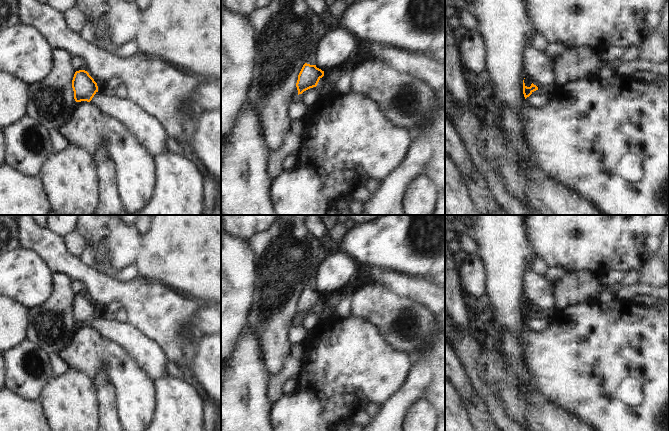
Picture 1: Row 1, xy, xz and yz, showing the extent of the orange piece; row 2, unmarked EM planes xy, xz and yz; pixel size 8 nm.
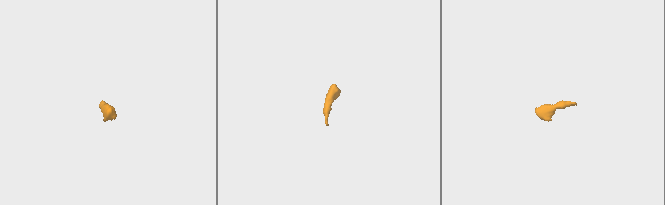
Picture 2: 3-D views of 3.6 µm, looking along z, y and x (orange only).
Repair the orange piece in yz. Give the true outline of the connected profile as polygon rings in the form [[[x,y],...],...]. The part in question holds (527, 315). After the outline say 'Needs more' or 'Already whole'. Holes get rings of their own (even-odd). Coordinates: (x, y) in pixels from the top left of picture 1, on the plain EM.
[[[523,304],[523,318],[525,321],[525,327],[535,332],[541,332],[545,330],[549,325],[549,320],[544,318],[533,307],[530,311],[527,311]]]. Needs more

